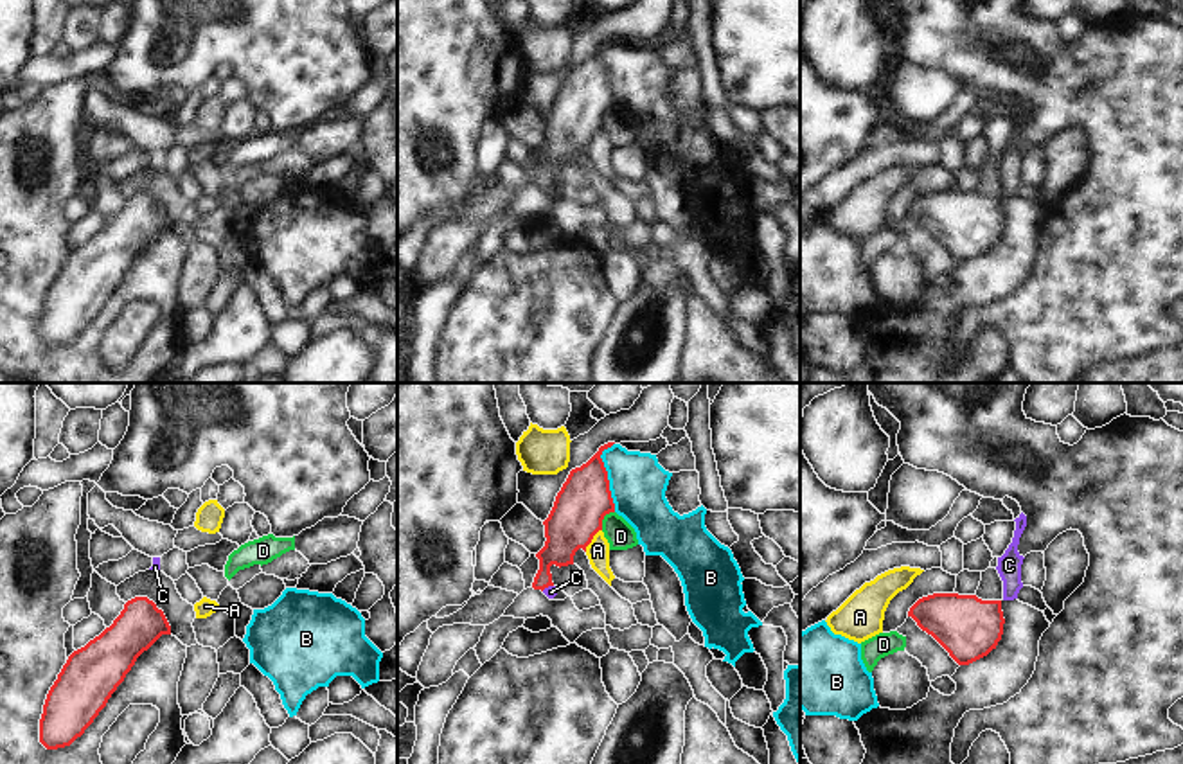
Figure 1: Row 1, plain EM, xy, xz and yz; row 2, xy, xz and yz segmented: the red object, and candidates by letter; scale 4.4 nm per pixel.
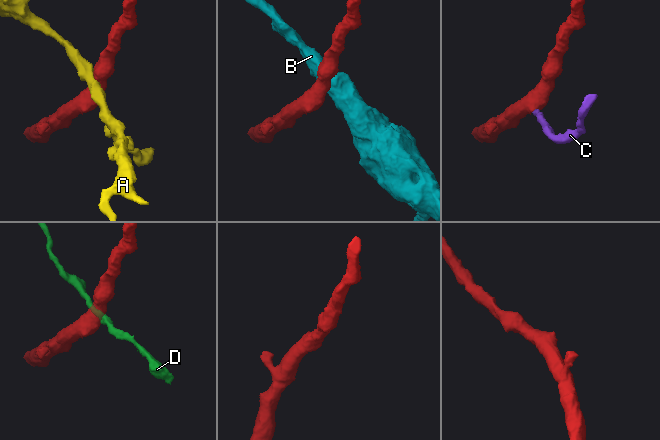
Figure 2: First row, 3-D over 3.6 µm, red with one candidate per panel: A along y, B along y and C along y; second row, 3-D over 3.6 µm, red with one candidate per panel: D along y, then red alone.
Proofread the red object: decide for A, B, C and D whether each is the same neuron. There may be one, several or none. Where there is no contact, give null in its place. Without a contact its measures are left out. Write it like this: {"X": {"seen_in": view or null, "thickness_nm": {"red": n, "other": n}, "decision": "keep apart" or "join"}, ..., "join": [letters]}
{"A": {"seen_in": "xz", "thickness_nm": {"red": 240, "other": 100}, "decision": "keep apart"}, "B": {"seen_in": "xz", "thickness_nm": {"red": 240, "other": 260}, "decision": "keep apart"}, "C": {"seen_in": "xz", "thickness_nm": {"red": 180, "other": 50}, "decision": "join"}, "D": {"seen_in": "xz", "thickness_nm": {"red": 240, "other": 130}, "decision": "keep apart"}, "join": ["C"]}

